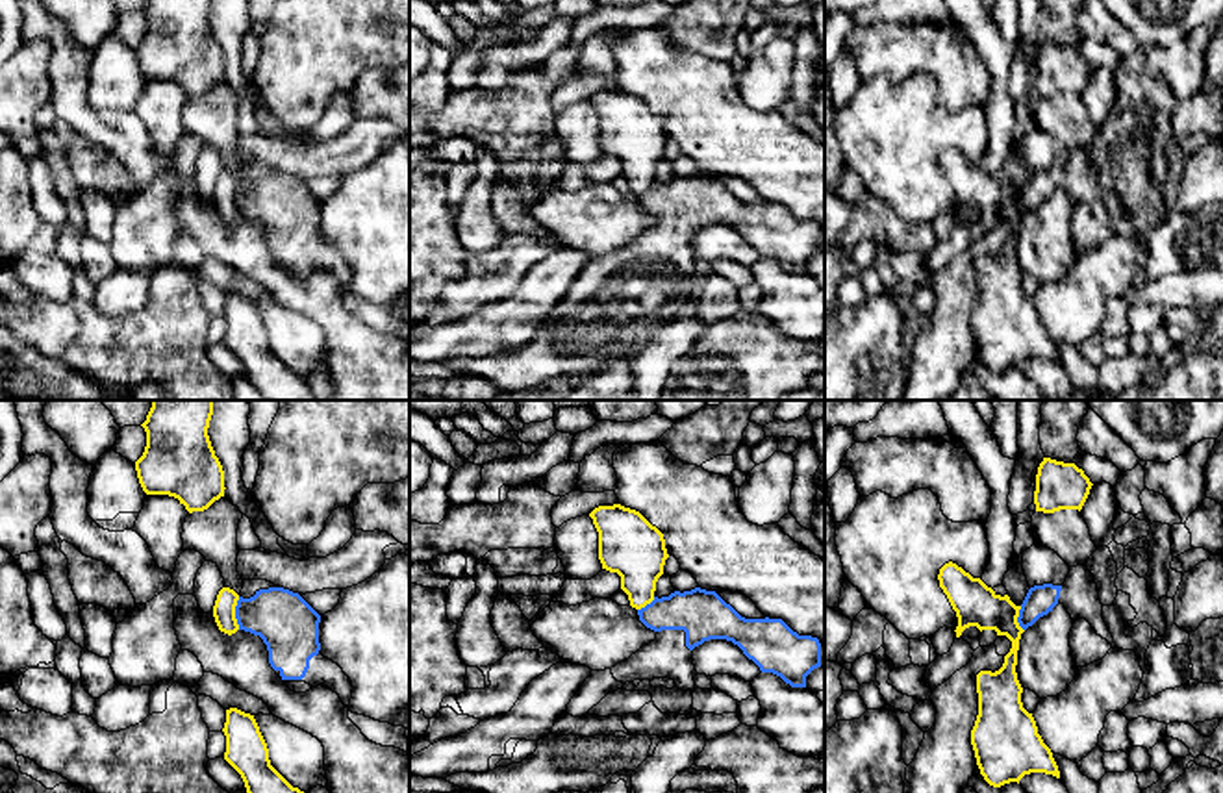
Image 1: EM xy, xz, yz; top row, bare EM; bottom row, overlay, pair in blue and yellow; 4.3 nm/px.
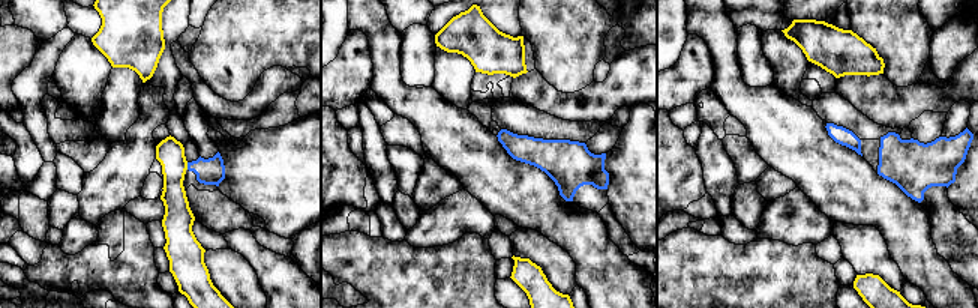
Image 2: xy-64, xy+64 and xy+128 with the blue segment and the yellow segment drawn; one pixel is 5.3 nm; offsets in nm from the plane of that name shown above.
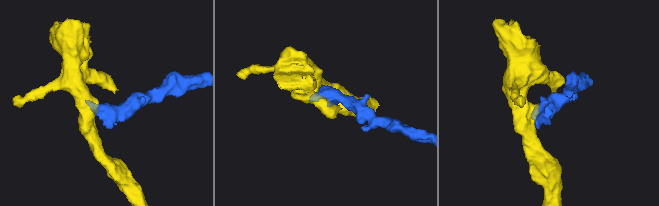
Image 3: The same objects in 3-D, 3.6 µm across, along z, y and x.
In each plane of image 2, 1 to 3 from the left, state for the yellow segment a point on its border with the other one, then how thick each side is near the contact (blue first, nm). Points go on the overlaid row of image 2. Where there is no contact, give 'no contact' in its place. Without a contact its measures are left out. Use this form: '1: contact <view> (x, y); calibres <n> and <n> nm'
1: contact xy-64 (188, 166); calibres 140 and 150 nm
2: no contact
3: no contact

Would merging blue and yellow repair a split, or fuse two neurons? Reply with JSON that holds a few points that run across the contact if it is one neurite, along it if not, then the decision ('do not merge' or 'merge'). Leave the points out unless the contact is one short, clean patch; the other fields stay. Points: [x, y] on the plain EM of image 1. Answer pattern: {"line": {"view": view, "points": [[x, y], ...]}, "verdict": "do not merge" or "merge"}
{"line": {"view": "xy", "points": [[239, 182], [236, 191], [238, 213]]}, "verdict": "do not merge"}

